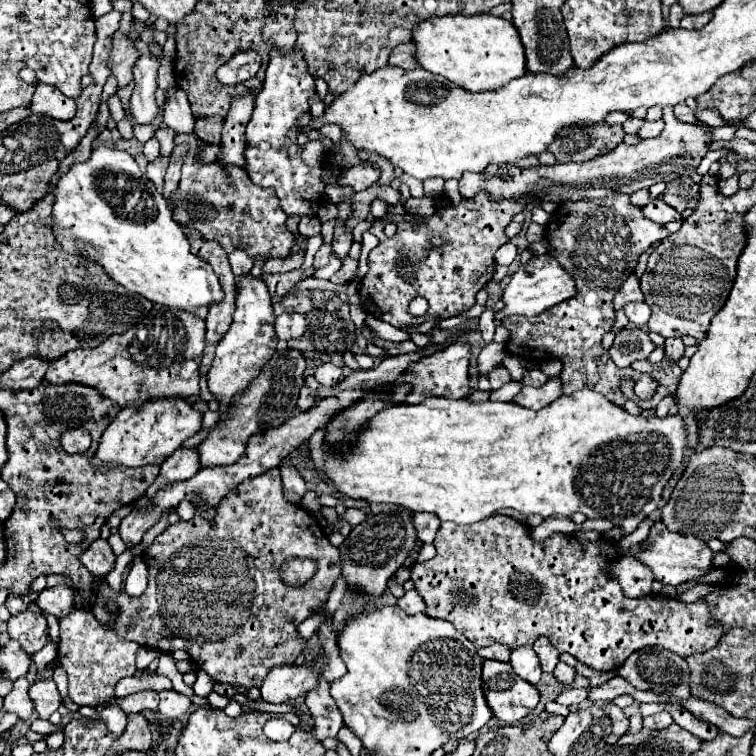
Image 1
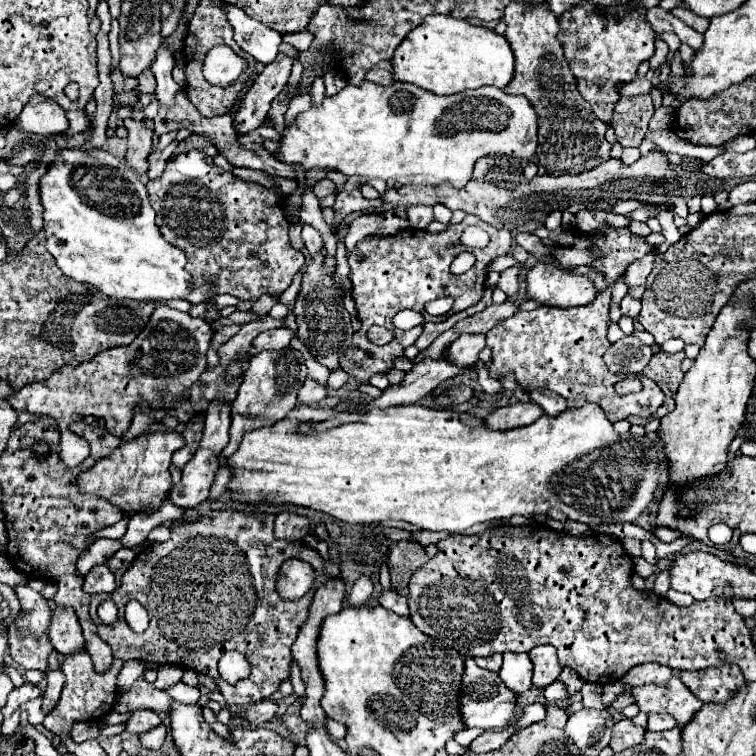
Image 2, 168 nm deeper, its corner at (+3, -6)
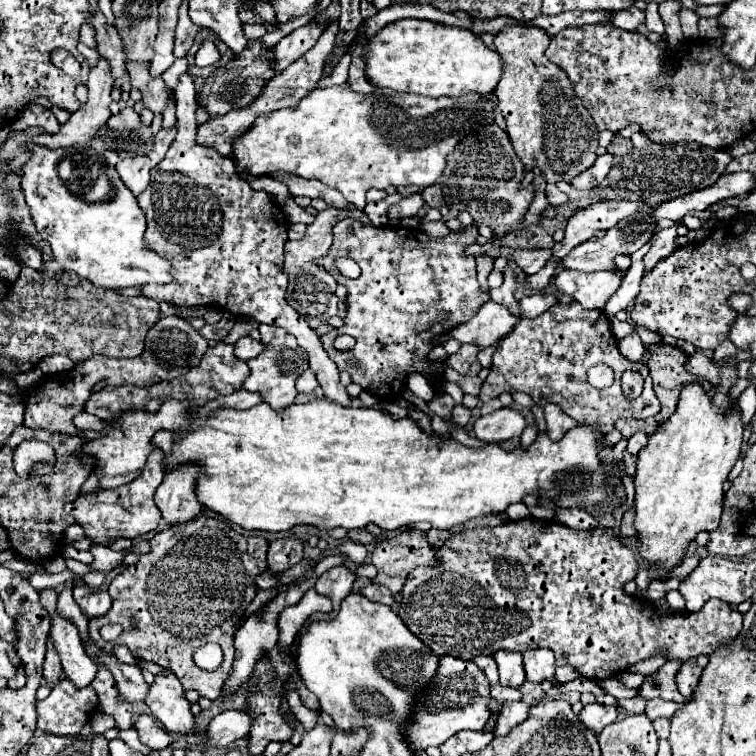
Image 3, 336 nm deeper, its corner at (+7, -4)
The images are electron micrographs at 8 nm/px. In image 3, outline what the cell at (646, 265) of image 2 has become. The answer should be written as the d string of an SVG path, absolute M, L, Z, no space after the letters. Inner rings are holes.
M671 226L671 228L665 228L665 230L659 230L655 234L655 240L651 244L651 250L647 252L647 256L643 258L645 262L645 270L651 270L659 260L667 258L669 254L675 252L675 236L677 236L677 226Z

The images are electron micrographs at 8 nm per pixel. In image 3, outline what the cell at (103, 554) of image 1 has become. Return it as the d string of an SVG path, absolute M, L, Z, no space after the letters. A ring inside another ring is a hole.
M75 586L73 588L73 598L79 604L81 612L85 614L85 618L89 618L89 620L105 616L111 608L111 596L105 590L99 590L97 594L91 594L89 586Z

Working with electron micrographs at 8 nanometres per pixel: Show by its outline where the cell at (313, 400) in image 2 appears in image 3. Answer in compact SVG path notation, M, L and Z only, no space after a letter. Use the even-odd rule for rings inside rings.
M307 368L305 372L299 374L299 378L297 378L297 390L299 390L301 394L311 394L317 386L319 386L319 382L317 382L313 370Z

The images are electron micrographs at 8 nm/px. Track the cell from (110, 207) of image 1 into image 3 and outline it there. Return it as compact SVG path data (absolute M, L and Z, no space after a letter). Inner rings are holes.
M27 142L25 148L31 152L31 158L21 166L21 190L25 194L27 206L31 210L33 224L37 232L41 234L43 240L49 242L53 250L53 258L67 270L77 272L81 278L91 280L95 286L101 288L127 288L127 286L143 286L149 282L155 284L167 284L171 282L171 272L169 272L169 262L165 258L157 256L153 250L145 246L145 214L141 212L137 198L129 194L125 184L119 180L117 172L113 166L107 166L101 154L95 150L85 152L85 146L71 146L71 148L57 148L49 150L45 146L37 146L33 142ZM95 178L107 178L109 188L107 194L101 200L89 200L89 192L93 188Z

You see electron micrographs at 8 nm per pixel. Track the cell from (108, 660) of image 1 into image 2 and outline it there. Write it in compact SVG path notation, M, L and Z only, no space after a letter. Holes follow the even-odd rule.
M87 650L67 654L61 662L61 670L67 676L63 692L61 692L61 700L55 706L55 710L43 720L43 726L49 728L53 734L63 734L71 730L71 724L75 720L99 720L103 714L111 712L117 698L117 676L123 664L125 664L123 660L113 660L113 664L101 674L95 670Z

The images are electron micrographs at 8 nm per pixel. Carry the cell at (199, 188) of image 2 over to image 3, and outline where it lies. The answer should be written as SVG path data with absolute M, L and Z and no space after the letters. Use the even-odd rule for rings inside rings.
M181 74L179 84L175 86L177 98L177 138L167 150L165 158L153 168L151 182L147 190L137 198L139 208L147 218L145 242L159 256L167 258L173 274L173 288L141 288L141 296L153 298L159 302L169 302L173 306L207 306L221 308L231 312L233 316L251 316L261 324L275 324L293 334L299 346L305 348L309 356L309 368L315 372L325 396L341 406L351 406L351 396L345 386L339 384L339 370L335 362L327 356L321 346L319 336L307 326L307 322L287 304L285 290L287 278L281 270L283 266L283 246L287 242L287 218L285 212L269 198L265 192L253 190L237 172L233 170L233 160L229 156L219 154L213 148L201 146L195 140L197 134L197 102L195 102L195 86L191 74Z

